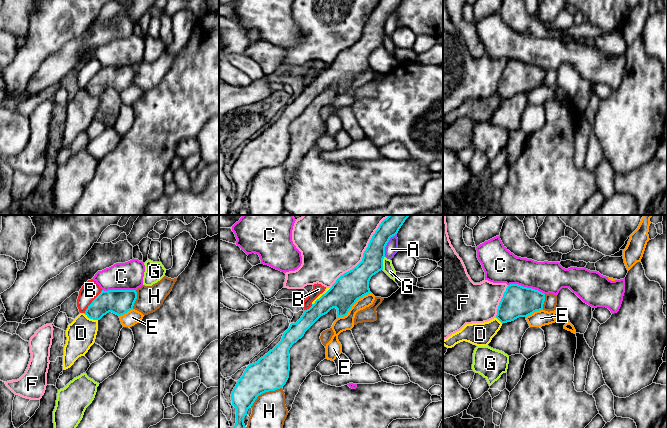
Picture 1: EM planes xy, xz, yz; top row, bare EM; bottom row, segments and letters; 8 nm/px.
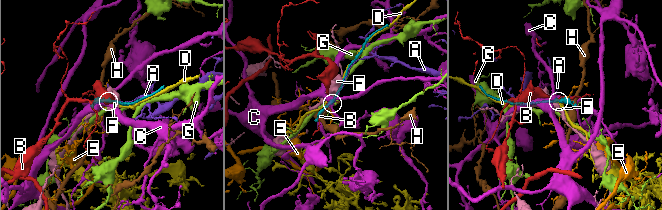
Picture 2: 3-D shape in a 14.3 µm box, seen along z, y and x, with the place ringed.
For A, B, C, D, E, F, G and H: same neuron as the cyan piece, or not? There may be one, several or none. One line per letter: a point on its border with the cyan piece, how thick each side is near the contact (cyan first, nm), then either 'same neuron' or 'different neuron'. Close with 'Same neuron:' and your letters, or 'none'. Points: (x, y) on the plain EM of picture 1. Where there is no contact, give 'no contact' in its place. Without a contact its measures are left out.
A: xz (386, 20) | 180/100 nm | different neuron
B: xy (92, 78) | 200/150 nm | different neuron
C: yz (526, 63) | 260/260 nm | different neuron
D: xy (90, 94) | 190/240 nm | same neuron
E: xz (353, 80) | 240/120 nm | different neuron
F: xz (362, 35) | 240/420 nm | different neuron
G: xz (382, 39) | 190/90 nm | different neuron
H: xz (264, 168) | 280/280 nm | different neuron
Same neuron: D

